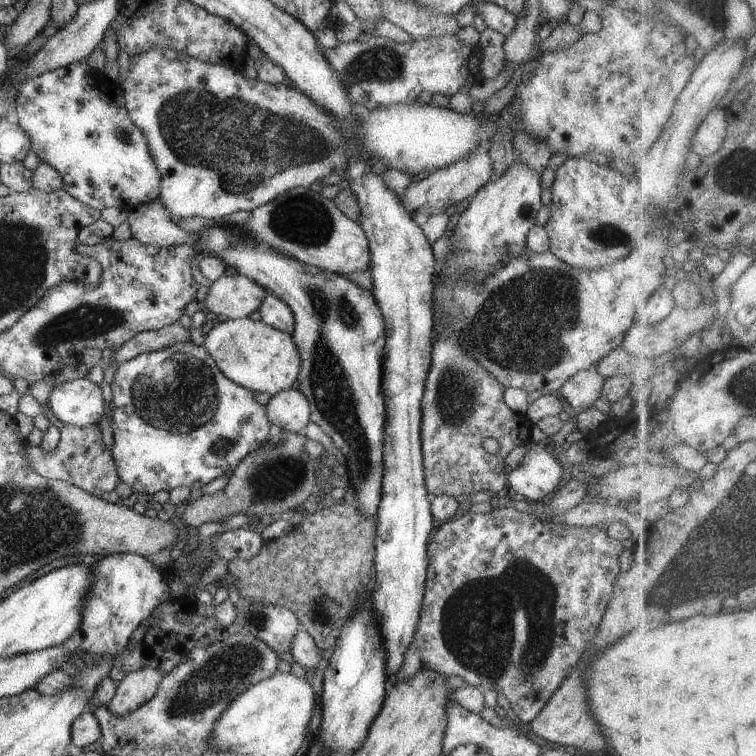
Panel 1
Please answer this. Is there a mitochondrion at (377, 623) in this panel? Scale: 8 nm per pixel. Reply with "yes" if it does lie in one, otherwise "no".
no

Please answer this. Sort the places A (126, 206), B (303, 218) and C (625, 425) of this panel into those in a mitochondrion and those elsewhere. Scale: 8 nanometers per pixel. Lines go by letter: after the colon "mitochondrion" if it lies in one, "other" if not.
A: other
B: mitochondrion
C: other

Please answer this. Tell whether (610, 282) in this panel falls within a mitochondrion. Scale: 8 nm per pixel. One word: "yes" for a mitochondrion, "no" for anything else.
no

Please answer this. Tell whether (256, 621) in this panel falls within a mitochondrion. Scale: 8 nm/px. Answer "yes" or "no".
yes

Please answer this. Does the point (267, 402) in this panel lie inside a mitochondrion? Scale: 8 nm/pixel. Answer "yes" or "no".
no

